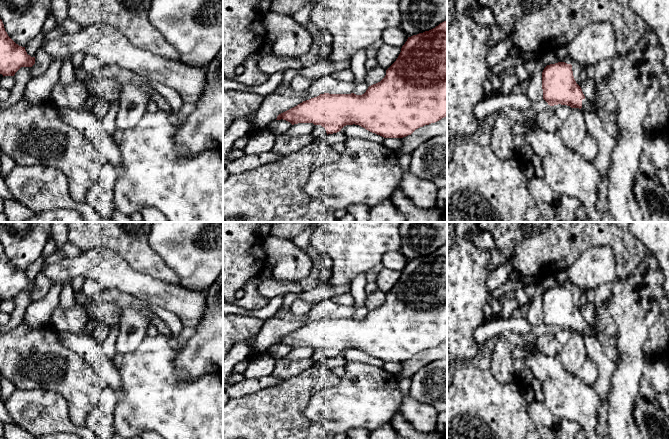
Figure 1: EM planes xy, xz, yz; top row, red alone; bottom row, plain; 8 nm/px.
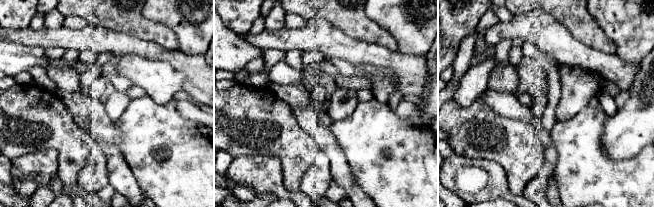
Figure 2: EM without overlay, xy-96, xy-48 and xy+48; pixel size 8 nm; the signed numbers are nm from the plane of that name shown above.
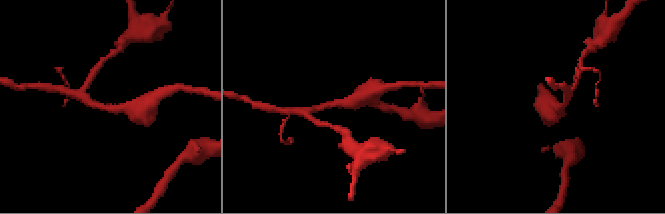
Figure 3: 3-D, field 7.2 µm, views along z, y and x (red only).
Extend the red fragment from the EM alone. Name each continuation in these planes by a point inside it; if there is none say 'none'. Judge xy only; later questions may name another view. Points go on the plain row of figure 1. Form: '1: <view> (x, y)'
none

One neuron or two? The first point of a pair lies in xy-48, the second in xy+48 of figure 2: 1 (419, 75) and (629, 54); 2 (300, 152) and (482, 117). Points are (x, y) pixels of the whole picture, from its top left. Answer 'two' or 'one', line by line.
1: two
2: one

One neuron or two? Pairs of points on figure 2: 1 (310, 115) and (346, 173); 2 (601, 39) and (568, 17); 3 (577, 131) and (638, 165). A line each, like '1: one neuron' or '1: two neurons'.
1: one neuron
2: one neuron
3: one neuron

